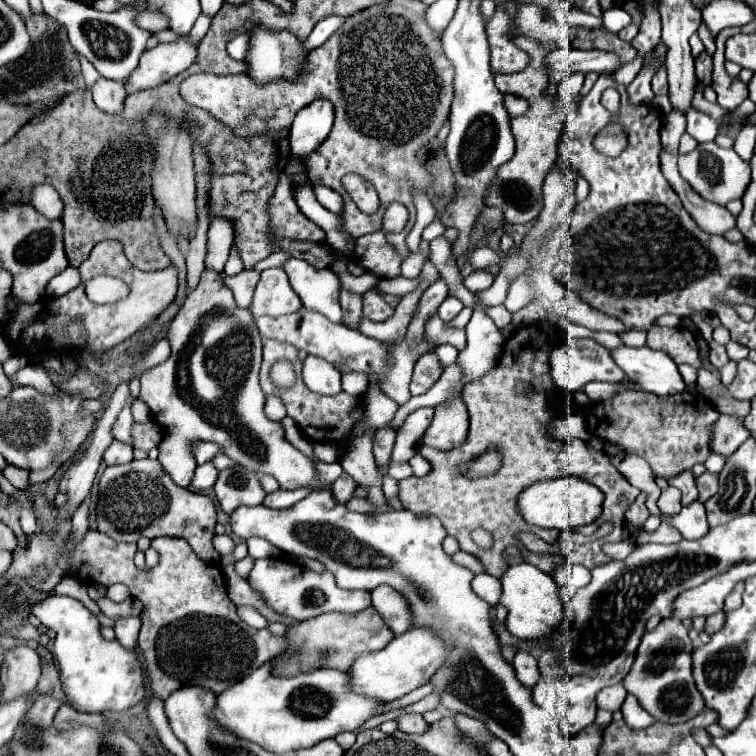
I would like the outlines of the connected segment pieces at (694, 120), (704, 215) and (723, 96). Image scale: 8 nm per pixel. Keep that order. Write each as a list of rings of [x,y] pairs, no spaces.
[[[690,107],[690,111],[688,111],[688,133],[698,143],[706,143],[718,135],[718,123],[710,115]]]
[[[664,147],[660,149],[660,167],[662,167],[662,173],[668,179],[668,183],[672,185],[672,189],[678,193],[684,209],[692,215],[692,219],[698,223],[698,227],[702,227],[702,231],[706,231],[710,235],[724,235],[728,229],[734,229],[736,227],[736,217],[730,215],[730,211],[726,207],[720,207],[716,203],[710,203],[710,201],[702,199],[678,175],[676,161],[678,161],[678,155],[666,153]]]
[[[728,33],[718,35],[718,51],[714,53],[714,69],[712,69],[712,89],[718,93],[720,107],[734,109],[748,97],[748,85],[738,77],[730,77],[724,69],[724,43]]]

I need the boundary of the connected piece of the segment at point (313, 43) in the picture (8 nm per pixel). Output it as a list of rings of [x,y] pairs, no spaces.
[[[336,15],[322,19],[322,21],[314,27],[314,31],[306,37],[306,45],[308,45],[310,49],[320,47],[320,45],[322,45],[342,23],[344,23],[344,17],[336,17]]]

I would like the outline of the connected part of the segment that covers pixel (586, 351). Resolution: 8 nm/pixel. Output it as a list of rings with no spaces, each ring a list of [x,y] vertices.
[[[600,343],[558,345],[550,355],[550,371],[558,387],[580,391],[590,381],[622,381],[622,369]]]

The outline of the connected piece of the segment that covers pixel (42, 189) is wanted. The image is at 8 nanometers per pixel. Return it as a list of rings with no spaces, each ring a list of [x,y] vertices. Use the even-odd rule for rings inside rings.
[[[36,185],[30,193],[30,203],[48,219],[56,219],[62,213],[62,199],[52,185]]]

